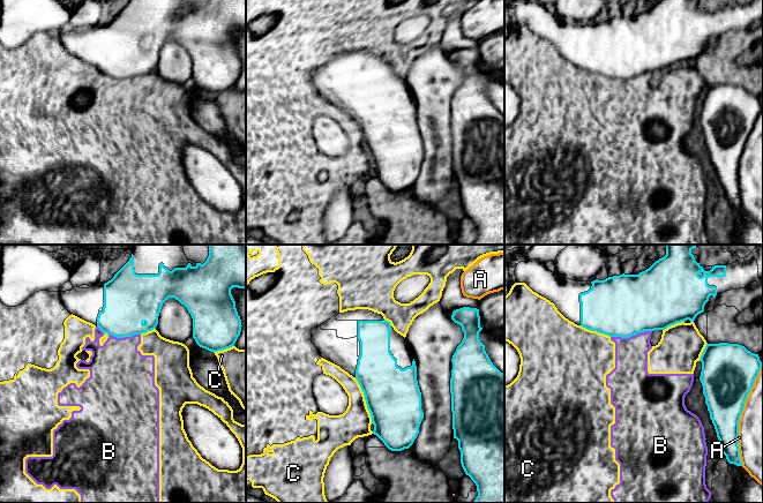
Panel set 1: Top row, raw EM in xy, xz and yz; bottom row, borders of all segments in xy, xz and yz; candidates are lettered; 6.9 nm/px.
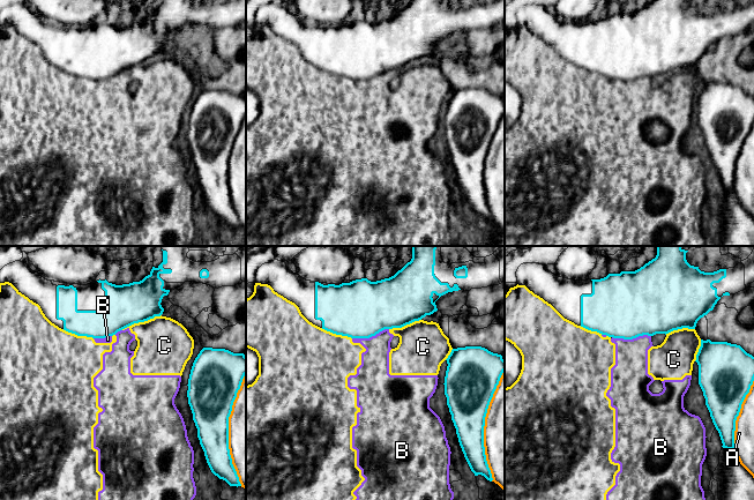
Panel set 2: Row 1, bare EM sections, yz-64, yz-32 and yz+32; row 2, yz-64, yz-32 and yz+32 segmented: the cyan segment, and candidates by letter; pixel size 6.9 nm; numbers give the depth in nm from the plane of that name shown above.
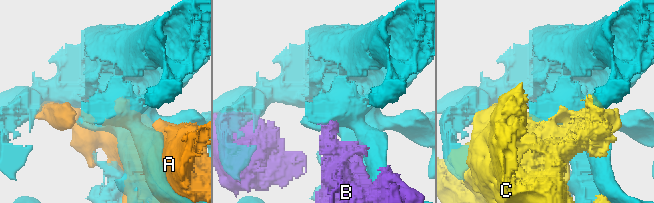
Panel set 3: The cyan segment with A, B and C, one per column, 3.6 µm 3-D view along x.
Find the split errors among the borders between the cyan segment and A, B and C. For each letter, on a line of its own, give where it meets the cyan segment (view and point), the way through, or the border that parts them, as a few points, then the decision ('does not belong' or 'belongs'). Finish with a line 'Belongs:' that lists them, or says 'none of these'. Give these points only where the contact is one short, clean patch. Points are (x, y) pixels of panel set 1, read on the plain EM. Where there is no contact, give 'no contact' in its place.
A: meets cyan in yz at (740, 157); does not belong
B: meets cyan in yz at (630, 77); does not belong
C: meets cyan in xz at (365, 141); does not belong
Belongs: none of these

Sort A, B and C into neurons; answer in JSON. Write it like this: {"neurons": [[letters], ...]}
{"neurons": [["A"], ["B", "C"]]}

